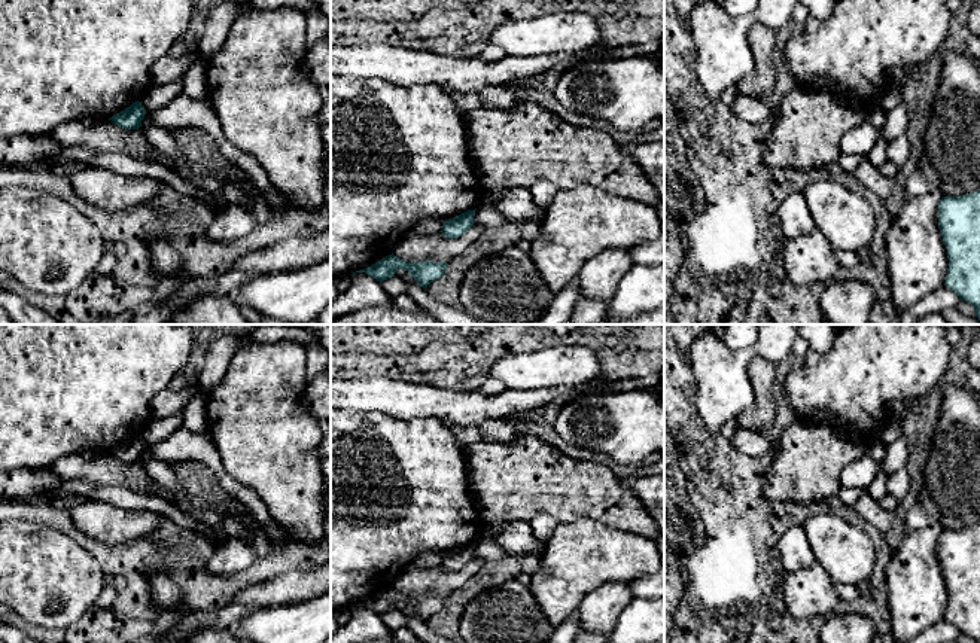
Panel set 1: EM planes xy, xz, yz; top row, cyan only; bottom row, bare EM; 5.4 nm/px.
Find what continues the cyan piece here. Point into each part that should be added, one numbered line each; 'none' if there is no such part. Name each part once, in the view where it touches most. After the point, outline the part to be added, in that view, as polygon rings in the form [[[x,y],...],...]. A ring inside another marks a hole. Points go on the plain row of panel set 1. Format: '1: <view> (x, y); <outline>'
none

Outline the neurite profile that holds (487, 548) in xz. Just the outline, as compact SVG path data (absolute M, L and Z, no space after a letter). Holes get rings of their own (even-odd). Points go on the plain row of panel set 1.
M483 537L475 543L474 557L484 561L497 561L503 558L506 552L493 537Z

